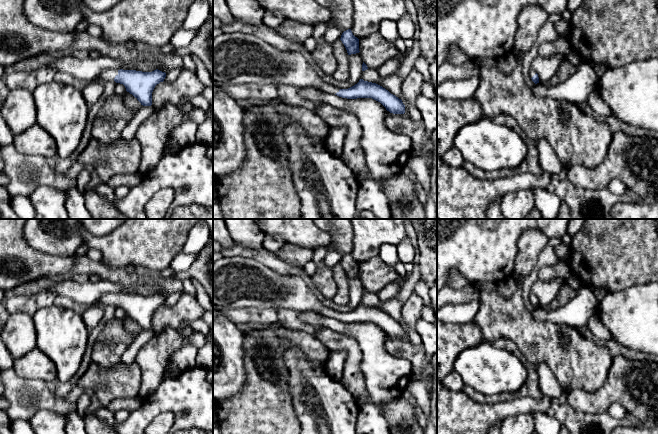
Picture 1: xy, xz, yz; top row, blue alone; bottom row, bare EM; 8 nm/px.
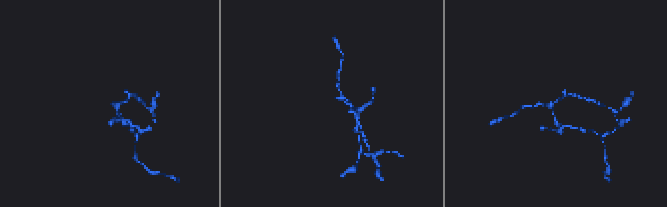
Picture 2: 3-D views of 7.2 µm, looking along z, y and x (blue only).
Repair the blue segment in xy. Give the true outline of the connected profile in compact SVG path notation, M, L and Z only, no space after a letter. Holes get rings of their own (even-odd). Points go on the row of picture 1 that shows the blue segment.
M158 69L152 72L136 70L106 70L99 77L102 82L115 81L123 84L143 106L152 105L152 92L157 84L163 82L166 73Z

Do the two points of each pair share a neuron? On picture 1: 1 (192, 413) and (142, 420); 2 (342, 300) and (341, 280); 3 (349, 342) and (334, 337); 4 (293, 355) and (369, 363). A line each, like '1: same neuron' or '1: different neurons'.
1: same neuron
2: same neuron
3: same neuron
4: different neurons

